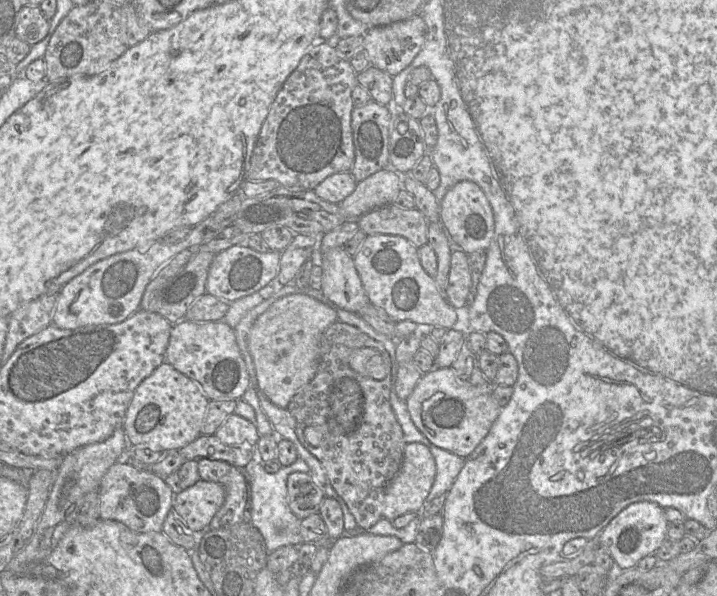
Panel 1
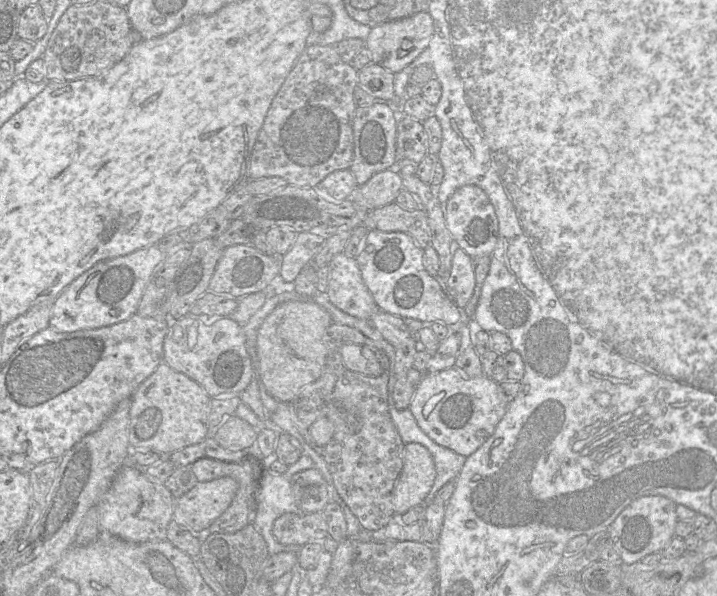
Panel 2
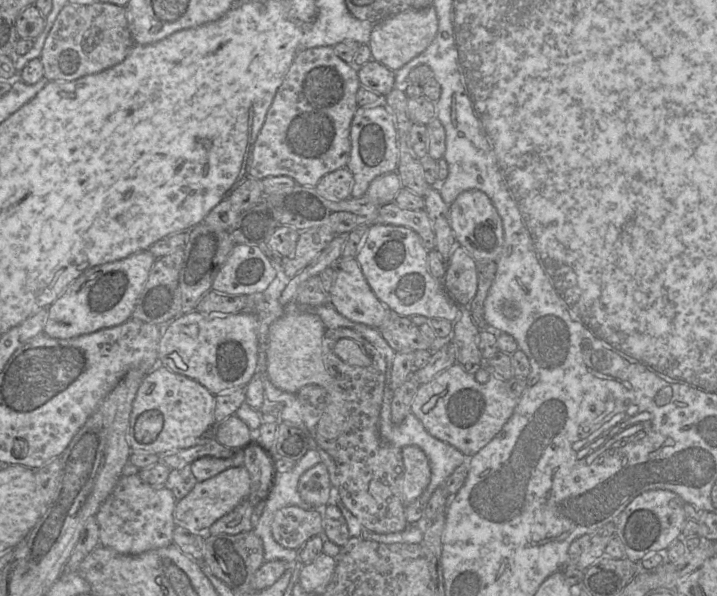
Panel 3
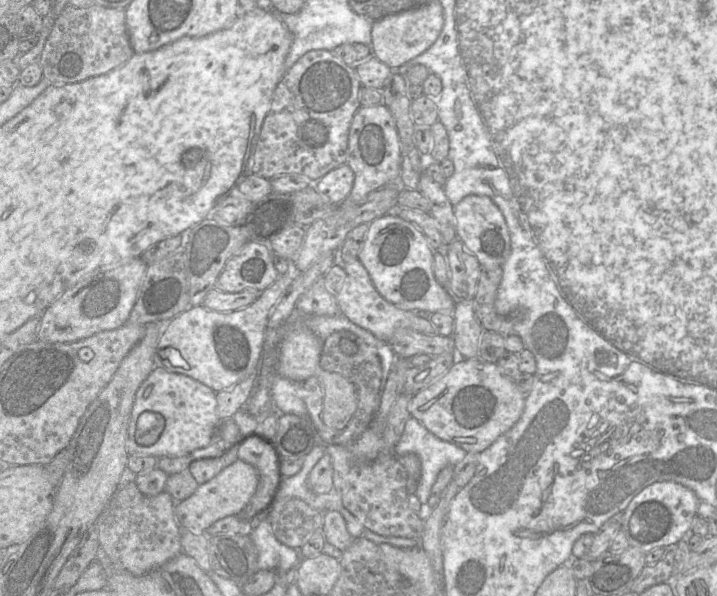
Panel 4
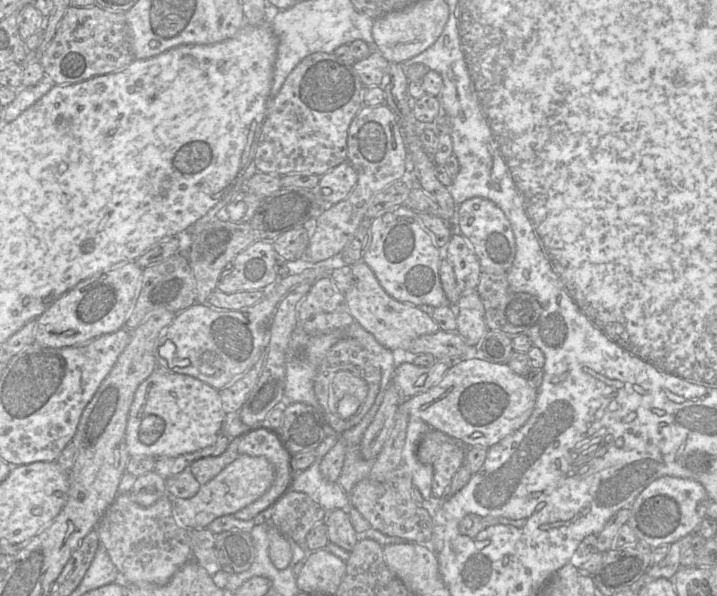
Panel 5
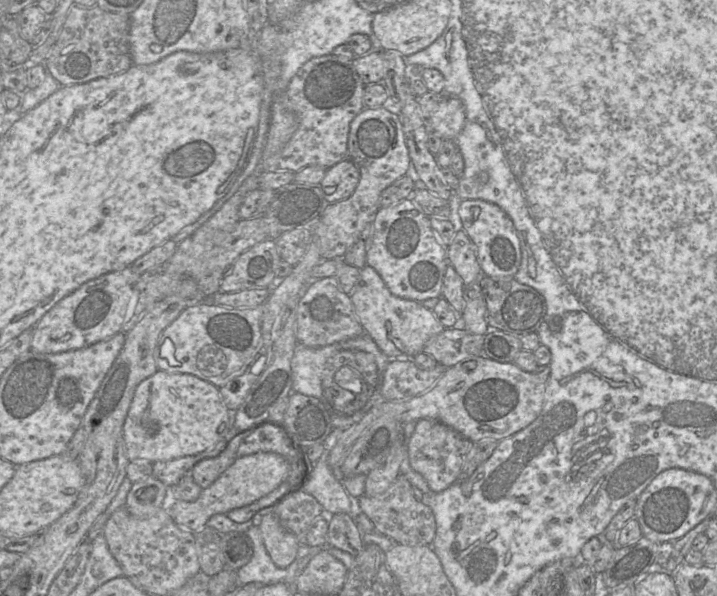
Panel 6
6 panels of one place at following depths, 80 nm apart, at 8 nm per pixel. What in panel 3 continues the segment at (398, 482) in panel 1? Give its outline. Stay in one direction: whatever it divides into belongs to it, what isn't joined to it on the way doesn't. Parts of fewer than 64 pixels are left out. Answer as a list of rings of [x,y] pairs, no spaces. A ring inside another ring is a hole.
[[[405,446],[401,453],[404,464],[402,502],[407,506],[426,490],[431,479],[431,468],[426,454],[420,447]]]

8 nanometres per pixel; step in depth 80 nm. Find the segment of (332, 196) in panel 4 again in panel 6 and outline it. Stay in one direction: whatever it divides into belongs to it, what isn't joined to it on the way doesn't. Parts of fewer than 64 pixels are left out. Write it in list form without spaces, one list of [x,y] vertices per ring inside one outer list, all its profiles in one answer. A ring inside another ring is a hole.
[[[346,158],[326,170],[324,178],[319,183],[321,187],[335,187],[332,194],[325,194],[329,204],[347,199],[352,195],[360,180],[360,174],[355,164]]]

